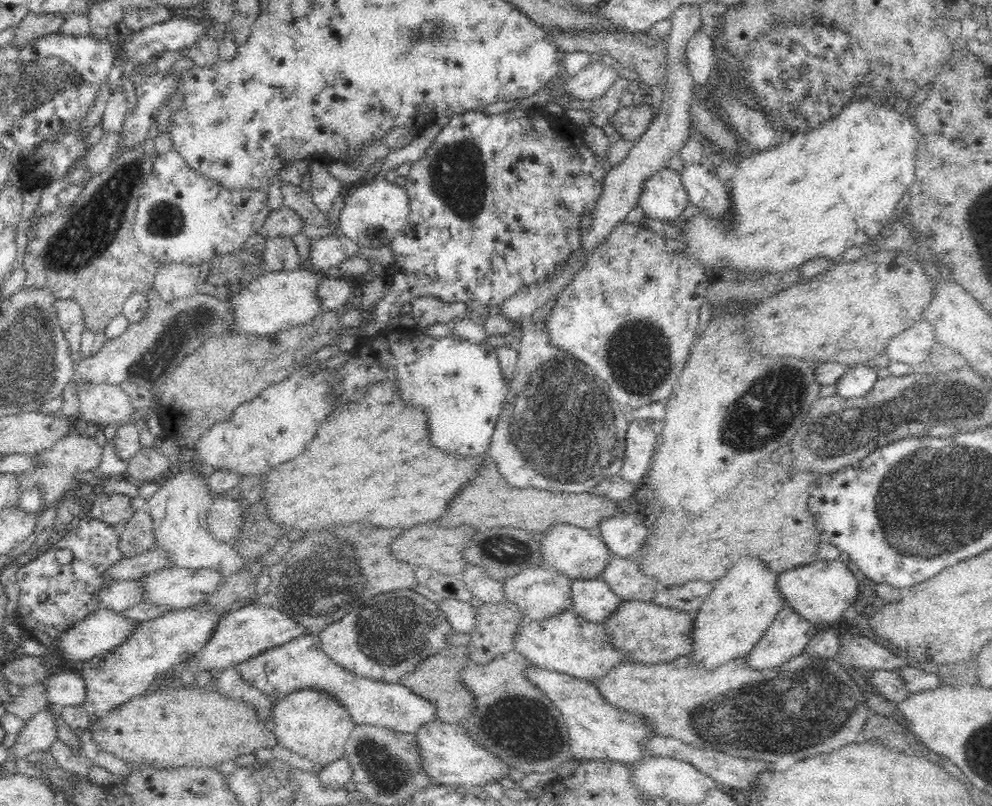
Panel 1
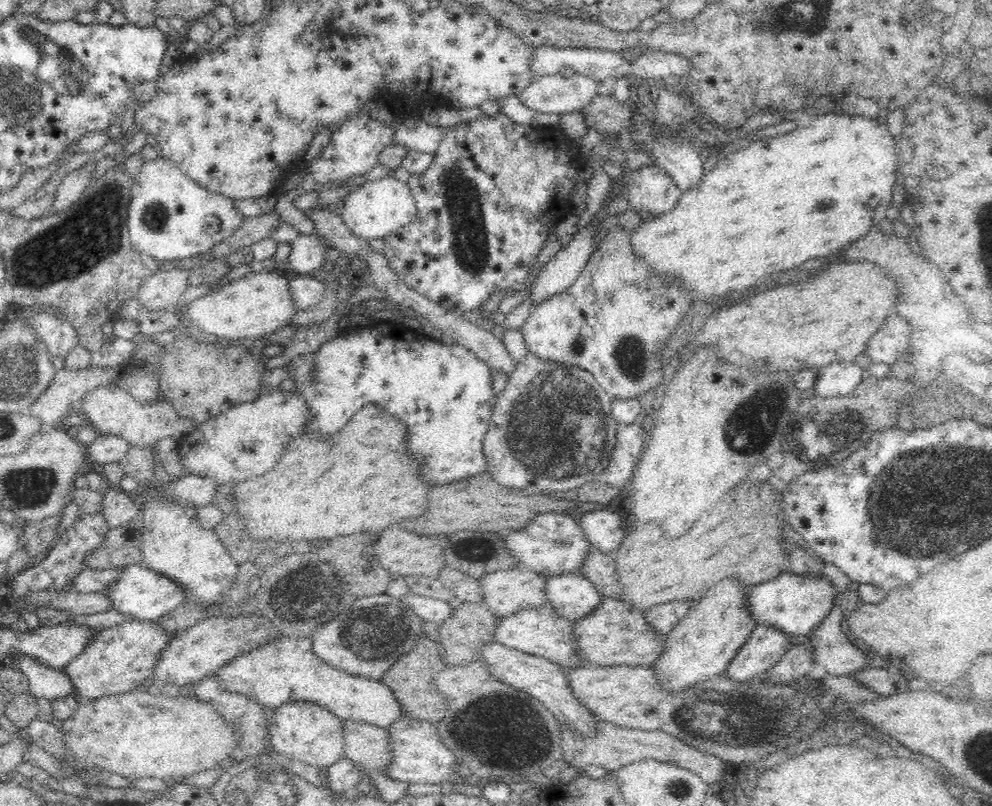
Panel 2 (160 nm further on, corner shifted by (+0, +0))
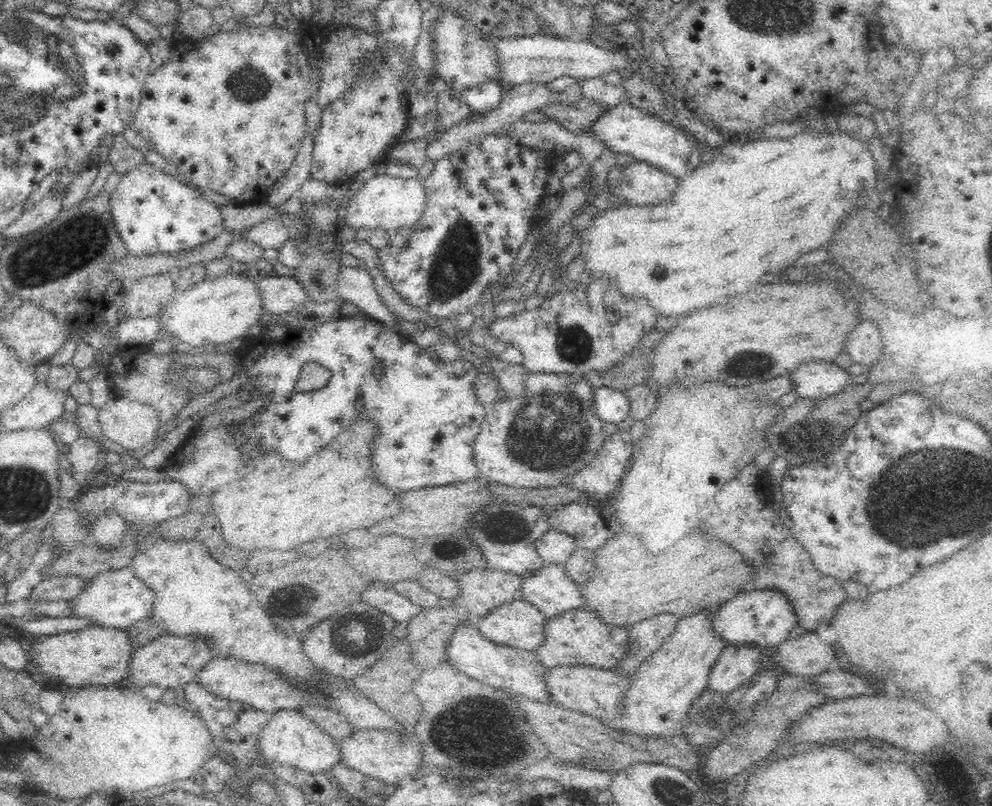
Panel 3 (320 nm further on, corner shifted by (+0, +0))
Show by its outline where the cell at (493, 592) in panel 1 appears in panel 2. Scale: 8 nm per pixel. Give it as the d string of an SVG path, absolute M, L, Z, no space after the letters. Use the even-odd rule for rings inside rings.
M444 567L437 574L438 579L446 588L449 588L456 597L465 602L480 603L483 600L483 588L479 579L472 578L461 570Z

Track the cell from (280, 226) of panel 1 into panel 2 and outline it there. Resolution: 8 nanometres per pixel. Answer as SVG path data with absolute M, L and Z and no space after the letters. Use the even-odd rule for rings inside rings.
M274 212L248 216L246 220L221 243L216 244L213 254L217 257L226 251L241 250L245 246L266 239L271 230L282 225L281 216Z

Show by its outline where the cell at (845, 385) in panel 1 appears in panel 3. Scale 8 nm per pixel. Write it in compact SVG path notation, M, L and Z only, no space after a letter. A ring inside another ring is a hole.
M806 362L792 372L794 392L800 398L822 399L838 394L850 386L850 377L844 369L832 362Z

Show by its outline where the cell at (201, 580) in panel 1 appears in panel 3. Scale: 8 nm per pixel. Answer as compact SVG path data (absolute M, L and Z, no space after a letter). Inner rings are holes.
M131 567L110 569L91 578L82 592L70 603L72 617L90 619L93 624L106 628L127 629L152 616L153 592L134 573Z

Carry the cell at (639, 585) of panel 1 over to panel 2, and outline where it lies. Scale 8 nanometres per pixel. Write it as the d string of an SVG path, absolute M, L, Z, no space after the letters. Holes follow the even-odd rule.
M591 549L587 554L577 574L586 577L604 597L619 598L623 586L617 582L615 560L602 551Z

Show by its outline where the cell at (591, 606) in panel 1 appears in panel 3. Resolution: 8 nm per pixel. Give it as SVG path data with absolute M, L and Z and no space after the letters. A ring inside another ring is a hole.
M544 564L532 574L523 576L523 599L532 602L546 618L582 609L586 604L578 583L570 580L563 564Z

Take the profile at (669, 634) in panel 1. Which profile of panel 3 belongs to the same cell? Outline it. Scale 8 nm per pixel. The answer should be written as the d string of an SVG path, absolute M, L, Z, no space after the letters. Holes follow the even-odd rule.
M582 609L568 610L550 617L545 624L544 642L537 646L533 653L539 658L540 664L552 668L555 666L586 665L600 669L611 669L616 666L626 655L631 647L627 638L628 628L618 628L606 624L600 617Z

